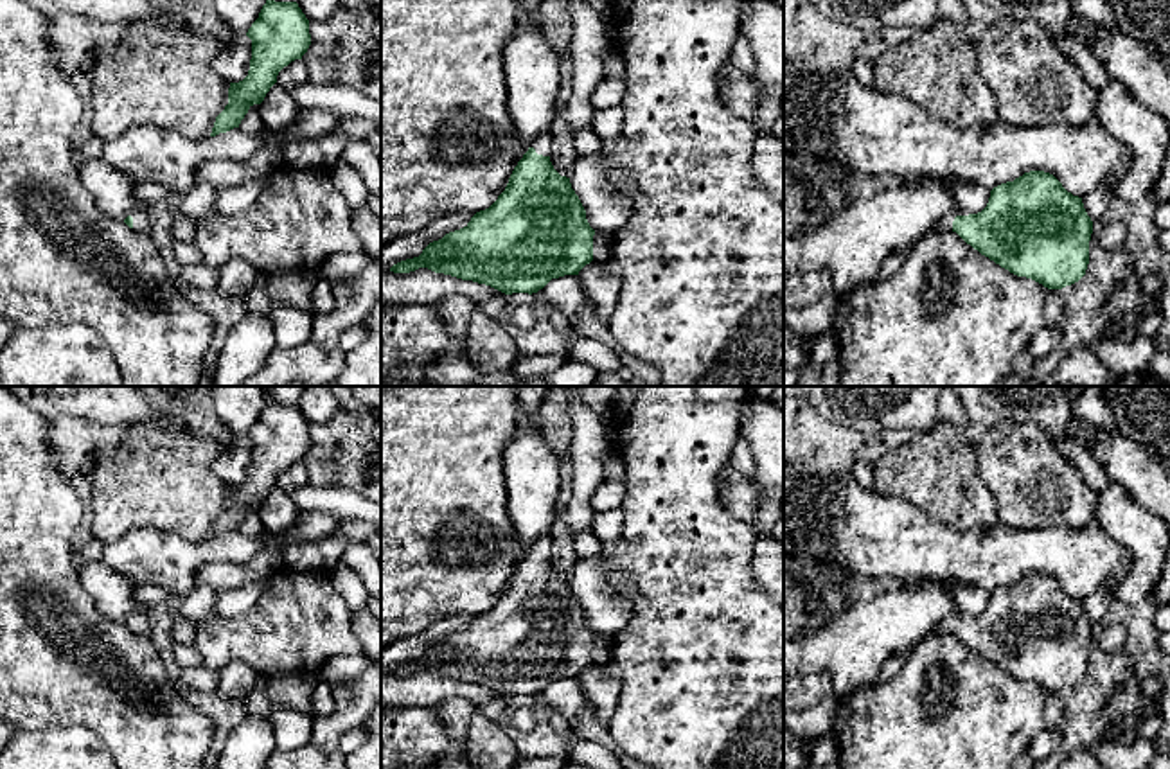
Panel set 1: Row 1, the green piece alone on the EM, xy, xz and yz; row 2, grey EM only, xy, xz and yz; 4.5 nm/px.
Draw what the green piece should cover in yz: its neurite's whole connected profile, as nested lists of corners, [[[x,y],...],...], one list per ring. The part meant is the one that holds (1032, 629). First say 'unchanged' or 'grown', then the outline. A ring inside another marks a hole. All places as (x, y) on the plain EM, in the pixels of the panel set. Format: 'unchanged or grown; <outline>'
grown; [[[1044,573],[994,589],[978,616],[953,611],[926,638],[949,632],[1001,670],[1048,692],[1078,685],[1089,667],[1093,623],[1082,600]]]

